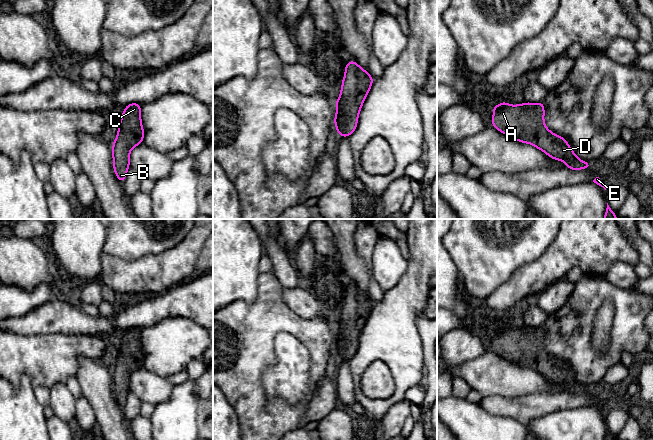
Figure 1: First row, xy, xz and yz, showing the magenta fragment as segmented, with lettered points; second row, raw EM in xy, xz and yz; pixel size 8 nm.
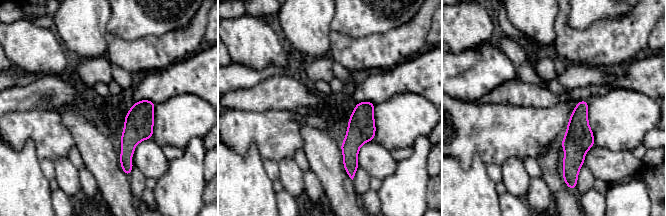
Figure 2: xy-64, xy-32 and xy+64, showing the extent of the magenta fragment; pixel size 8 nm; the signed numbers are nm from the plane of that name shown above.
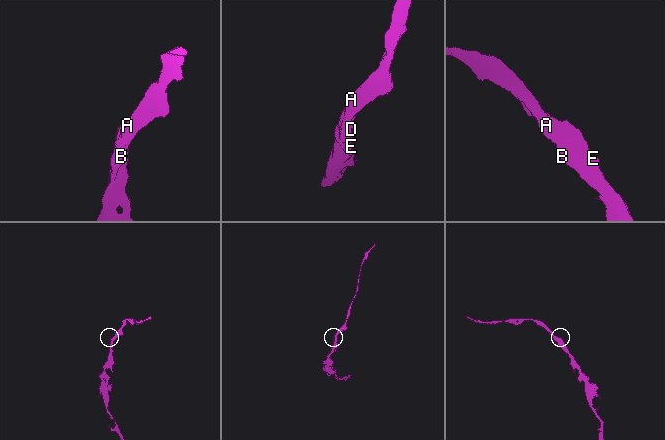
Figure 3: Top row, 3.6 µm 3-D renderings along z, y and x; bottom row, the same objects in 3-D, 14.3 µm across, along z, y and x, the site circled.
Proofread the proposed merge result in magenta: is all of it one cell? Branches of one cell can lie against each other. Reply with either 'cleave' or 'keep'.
keep

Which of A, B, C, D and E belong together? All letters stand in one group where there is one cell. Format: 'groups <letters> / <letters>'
groups A B C D E

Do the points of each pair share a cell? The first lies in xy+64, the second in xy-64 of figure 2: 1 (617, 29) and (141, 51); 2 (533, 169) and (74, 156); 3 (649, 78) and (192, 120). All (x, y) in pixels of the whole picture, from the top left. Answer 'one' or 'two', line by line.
1: one
2: one
3: two

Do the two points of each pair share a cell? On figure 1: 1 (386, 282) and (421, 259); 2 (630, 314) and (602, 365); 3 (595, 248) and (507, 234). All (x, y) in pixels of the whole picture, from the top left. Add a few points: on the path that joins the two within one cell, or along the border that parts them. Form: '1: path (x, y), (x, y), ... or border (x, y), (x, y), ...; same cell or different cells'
1: border (408, 260), (407, 271), (393, 287); different cells
2: path (628, 327), (628, 332), (616, 345), (614, 352); same cell
3: border (559, 229), (555, 238), (536, 259); different cells

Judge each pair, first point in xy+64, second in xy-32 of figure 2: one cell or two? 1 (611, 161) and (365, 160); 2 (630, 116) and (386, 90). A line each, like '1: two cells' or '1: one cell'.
1: one cell
2: two cells

